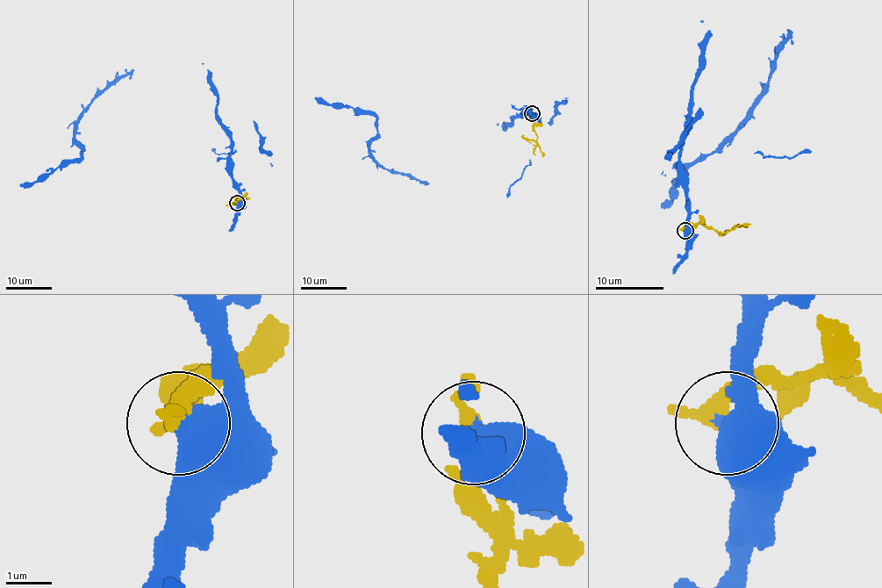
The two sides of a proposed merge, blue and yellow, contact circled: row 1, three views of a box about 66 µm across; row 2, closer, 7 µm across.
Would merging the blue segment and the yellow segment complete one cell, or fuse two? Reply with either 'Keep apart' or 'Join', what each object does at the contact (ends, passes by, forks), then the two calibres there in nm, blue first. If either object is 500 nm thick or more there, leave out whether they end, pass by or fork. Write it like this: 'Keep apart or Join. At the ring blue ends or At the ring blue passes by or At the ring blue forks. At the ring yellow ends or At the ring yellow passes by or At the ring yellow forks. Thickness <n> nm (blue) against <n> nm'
Keep apart. Thickness 650 nm (blue) against 240 nm

